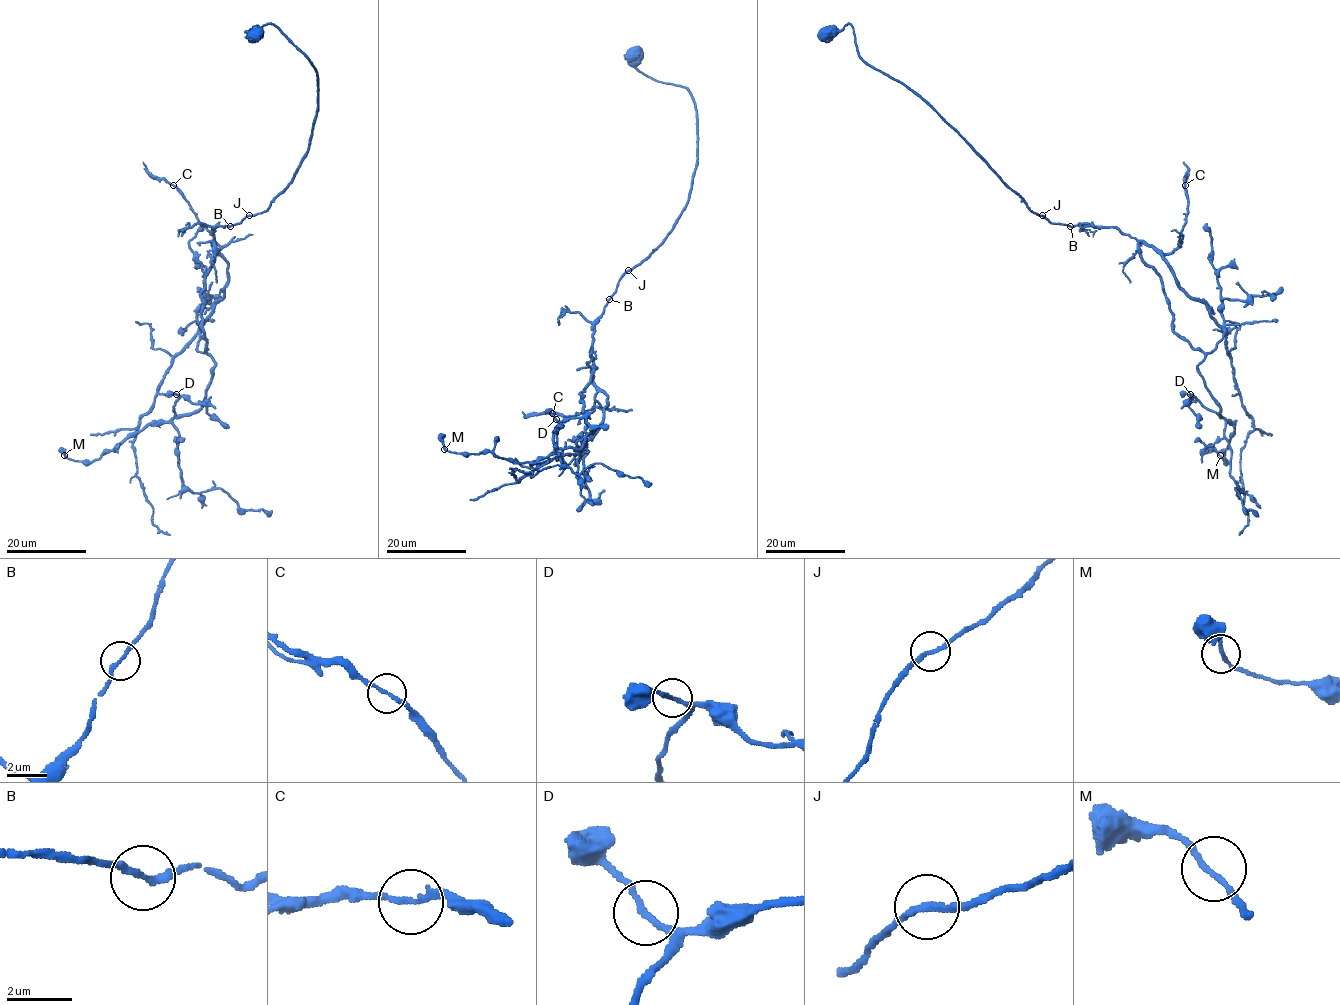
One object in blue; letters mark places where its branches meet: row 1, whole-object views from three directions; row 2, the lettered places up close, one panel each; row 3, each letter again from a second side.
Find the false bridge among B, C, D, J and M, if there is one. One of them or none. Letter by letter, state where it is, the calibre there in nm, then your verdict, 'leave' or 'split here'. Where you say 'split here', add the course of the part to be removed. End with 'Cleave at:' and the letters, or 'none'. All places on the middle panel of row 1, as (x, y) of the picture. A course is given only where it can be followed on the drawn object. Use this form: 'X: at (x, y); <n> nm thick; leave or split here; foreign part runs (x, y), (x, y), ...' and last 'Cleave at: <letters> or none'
B: at (609, 299); 170 nm thick; leave
C: at (552, 413); 160 nm thick; leave
D: at (556, 419); 180 nm thick; leave
J: at (628, 270); 190 nm thick; leave
M: at (444, 449); 160 nm thick; leave
Cleave at: none

